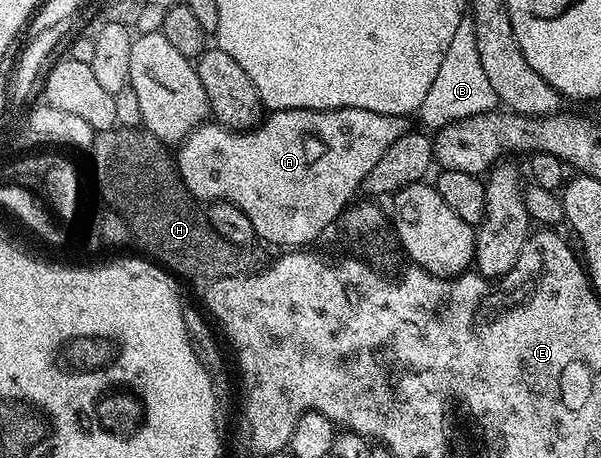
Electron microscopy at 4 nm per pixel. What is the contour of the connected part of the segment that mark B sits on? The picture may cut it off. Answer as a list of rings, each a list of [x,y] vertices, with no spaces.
[[[464,16],[459,26],[453,30],[452,40],[446,44],[444,59],[437,68],[435,81],[430,84],[428,96],[421,102],[418,118],[430,130],[437,130],[464,118],[478,116],[480,113],[495,111],[499,99],[486,77],[478,48],[476,47],[476,28],[473,17]]]

